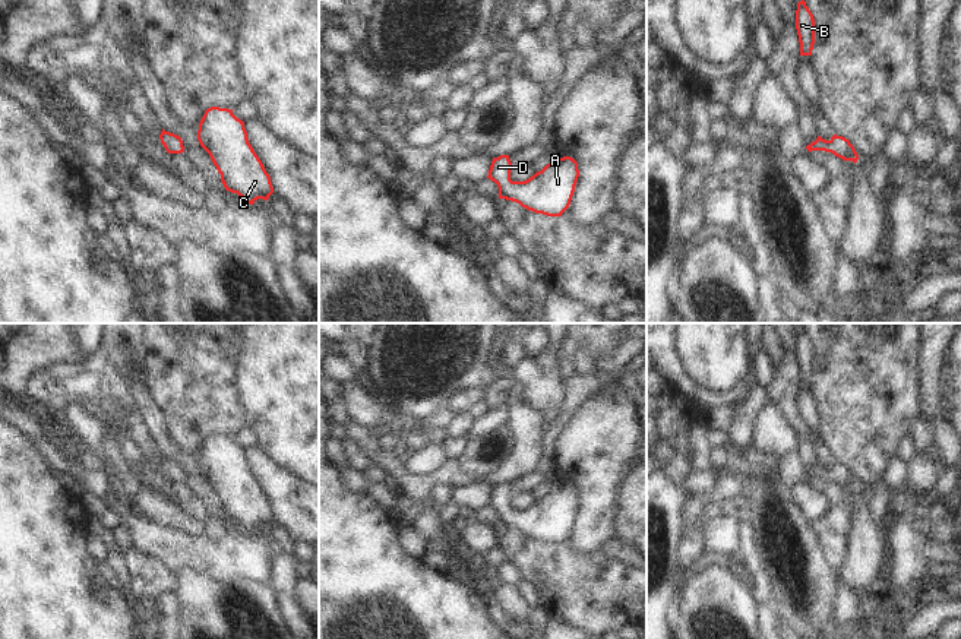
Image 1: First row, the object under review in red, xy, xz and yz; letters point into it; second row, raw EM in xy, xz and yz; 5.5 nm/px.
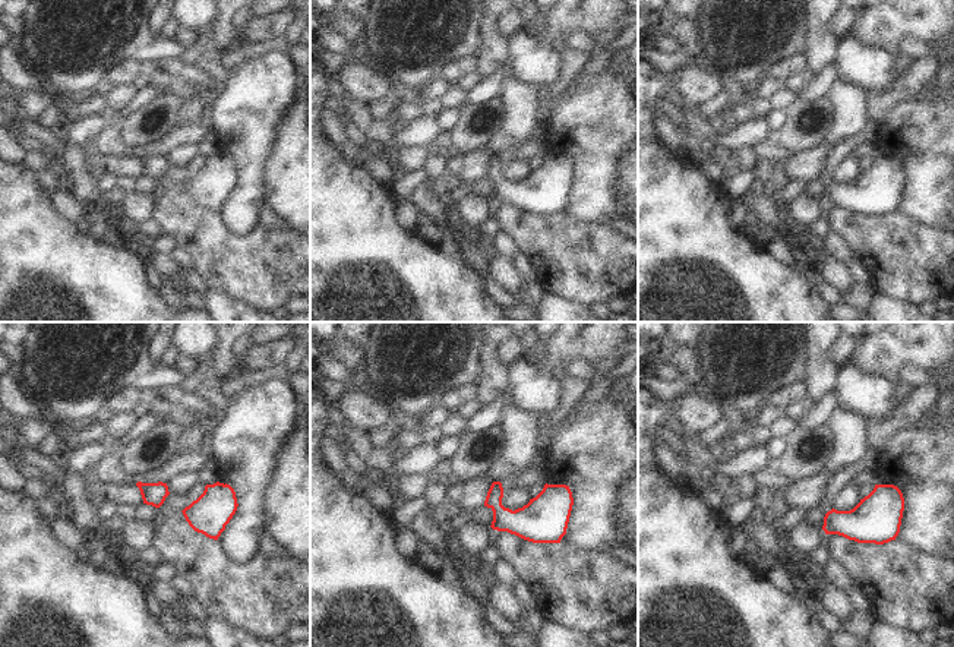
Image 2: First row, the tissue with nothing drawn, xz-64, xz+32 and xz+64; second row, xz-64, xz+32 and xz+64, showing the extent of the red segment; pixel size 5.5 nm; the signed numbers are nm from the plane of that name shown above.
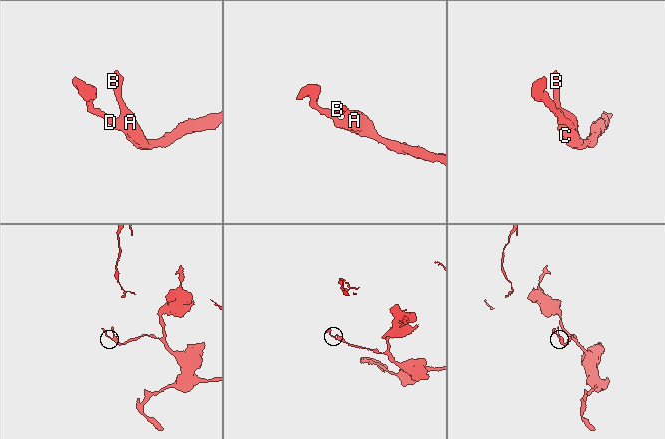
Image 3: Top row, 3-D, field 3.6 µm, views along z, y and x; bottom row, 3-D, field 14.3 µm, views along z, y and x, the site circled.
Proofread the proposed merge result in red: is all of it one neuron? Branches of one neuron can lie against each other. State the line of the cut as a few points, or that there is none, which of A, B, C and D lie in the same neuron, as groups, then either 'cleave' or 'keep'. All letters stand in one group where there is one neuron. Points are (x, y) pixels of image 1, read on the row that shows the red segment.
no cut | A B C D | keep

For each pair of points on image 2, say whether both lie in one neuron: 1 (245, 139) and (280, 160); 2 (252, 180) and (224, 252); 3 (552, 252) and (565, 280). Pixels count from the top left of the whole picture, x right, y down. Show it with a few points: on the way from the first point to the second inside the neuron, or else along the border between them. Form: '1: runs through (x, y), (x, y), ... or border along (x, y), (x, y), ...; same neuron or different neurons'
1: border along (281, 120), (264, 167), (264, 186); different neurons
2: border along (217, 212), (228, 232), (248, 233), (256, 226); different neurons
3: runs through (559, 259), (565, 265), (565, 272); same neuron

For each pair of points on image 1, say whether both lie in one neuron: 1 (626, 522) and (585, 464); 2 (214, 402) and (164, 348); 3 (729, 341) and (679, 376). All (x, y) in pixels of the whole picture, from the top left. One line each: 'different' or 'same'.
1: different
2: same
3: different

